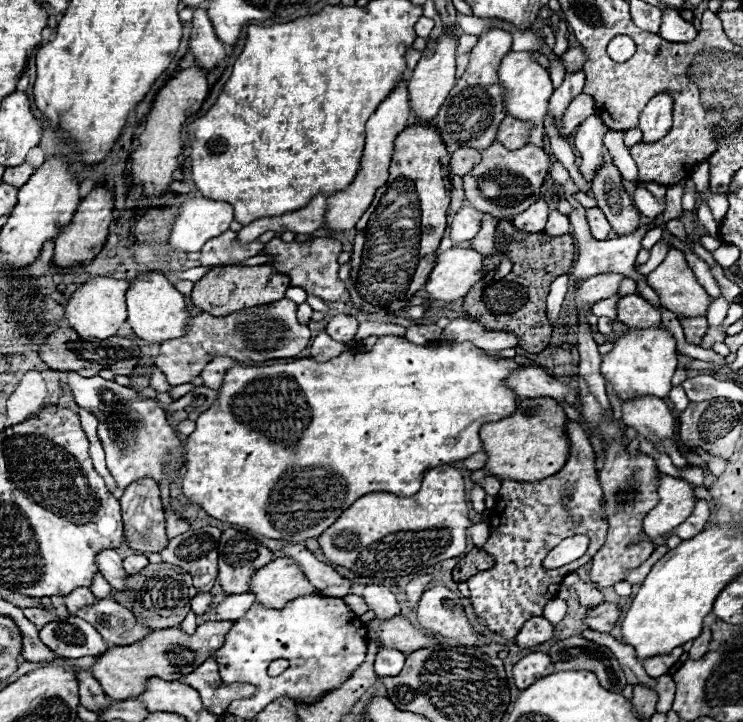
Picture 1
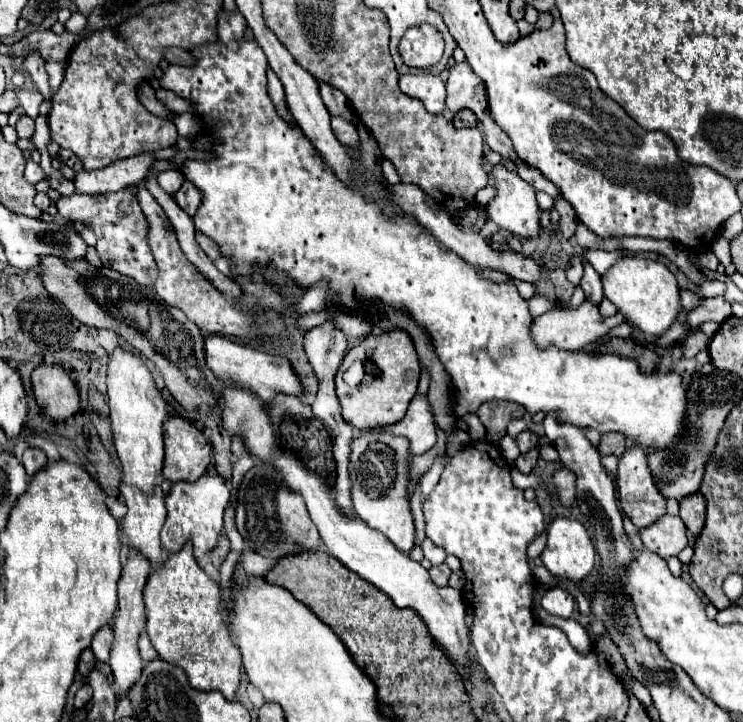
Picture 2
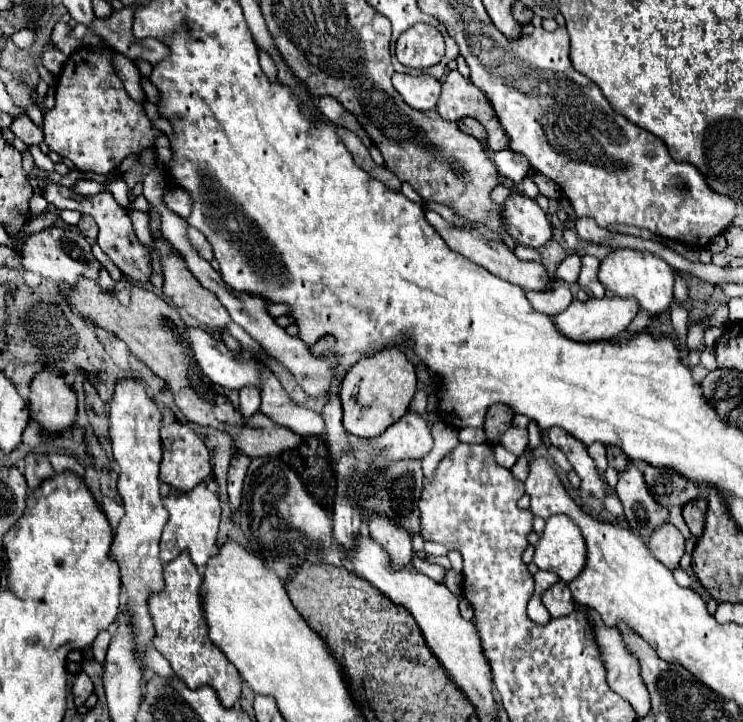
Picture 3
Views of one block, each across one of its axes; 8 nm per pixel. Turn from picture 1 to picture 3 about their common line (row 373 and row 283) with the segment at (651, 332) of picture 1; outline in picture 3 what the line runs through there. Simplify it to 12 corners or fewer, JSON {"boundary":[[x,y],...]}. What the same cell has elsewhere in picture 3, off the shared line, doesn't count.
{"boundary":[[618,248],[600,262],[602,286],[664,316],[674,272],[658,256]]}

